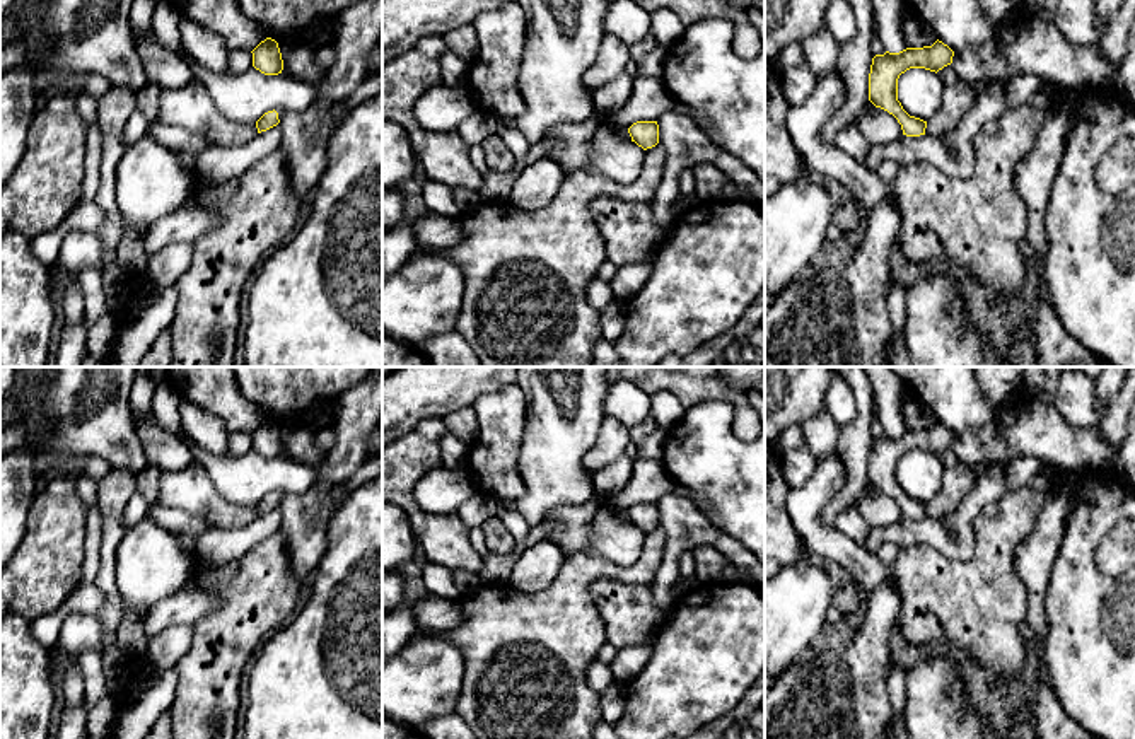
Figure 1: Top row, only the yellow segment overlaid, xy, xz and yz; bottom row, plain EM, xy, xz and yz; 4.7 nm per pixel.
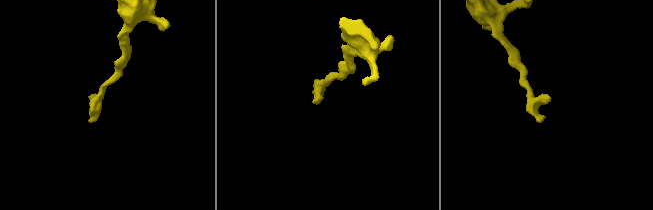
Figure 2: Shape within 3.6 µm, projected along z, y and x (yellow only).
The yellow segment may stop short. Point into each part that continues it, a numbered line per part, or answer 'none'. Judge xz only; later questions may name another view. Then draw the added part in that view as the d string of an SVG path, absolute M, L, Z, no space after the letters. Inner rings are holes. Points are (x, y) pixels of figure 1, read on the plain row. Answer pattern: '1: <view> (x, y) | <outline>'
none

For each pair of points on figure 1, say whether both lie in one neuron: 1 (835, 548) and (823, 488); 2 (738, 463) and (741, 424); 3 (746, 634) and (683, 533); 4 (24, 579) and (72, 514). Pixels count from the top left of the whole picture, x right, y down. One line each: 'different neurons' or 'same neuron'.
1: same neuron
2: different neurons
3: different neurons
4: same neuron

